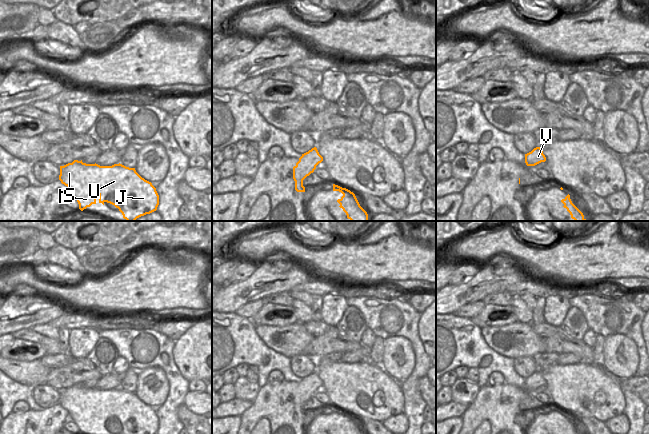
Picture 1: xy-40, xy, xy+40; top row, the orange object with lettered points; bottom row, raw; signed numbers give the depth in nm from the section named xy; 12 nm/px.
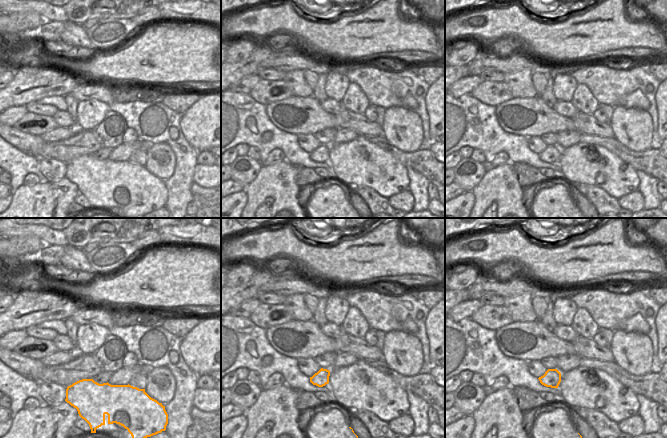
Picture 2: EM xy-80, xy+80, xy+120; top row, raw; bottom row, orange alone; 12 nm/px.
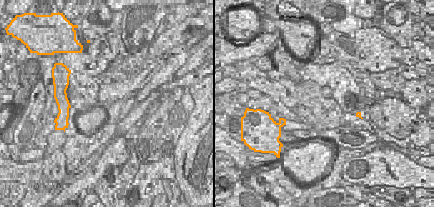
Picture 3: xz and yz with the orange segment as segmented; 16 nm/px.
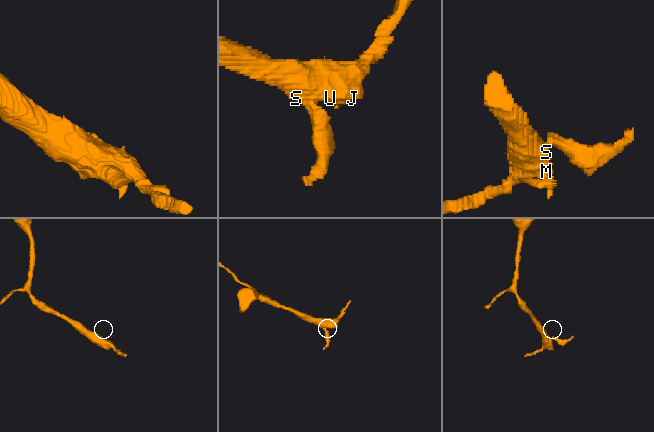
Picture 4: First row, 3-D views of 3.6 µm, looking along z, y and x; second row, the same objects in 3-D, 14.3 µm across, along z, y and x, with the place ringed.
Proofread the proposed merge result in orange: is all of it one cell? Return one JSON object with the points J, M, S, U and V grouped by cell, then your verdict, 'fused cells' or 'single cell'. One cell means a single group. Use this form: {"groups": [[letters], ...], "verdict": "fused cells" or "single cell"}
{"groups": [["J", "M", "S", "U"], ["V"]], "verdict": "fused cells"}

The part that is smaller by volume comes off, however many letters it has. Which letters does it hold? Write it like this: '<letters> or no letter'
V

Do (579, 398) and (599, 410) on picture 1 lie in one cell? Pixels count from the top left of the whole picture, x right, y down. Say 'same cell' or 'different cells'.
different cells

